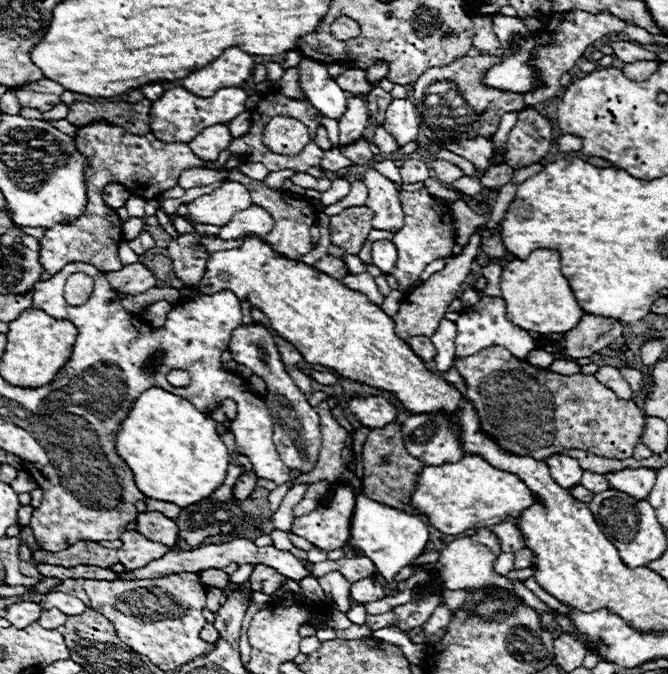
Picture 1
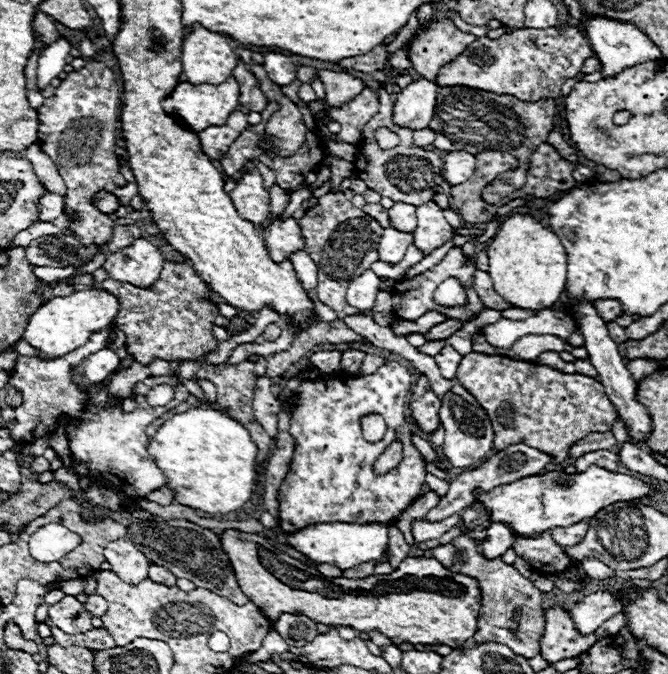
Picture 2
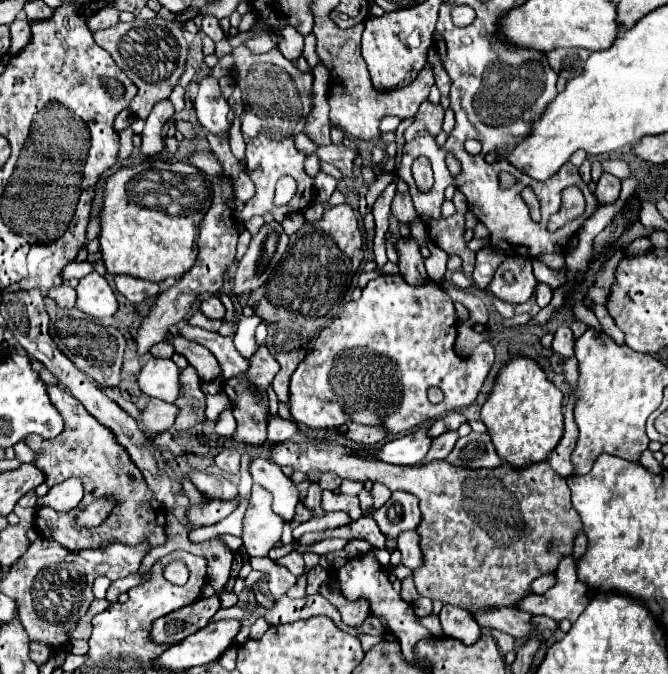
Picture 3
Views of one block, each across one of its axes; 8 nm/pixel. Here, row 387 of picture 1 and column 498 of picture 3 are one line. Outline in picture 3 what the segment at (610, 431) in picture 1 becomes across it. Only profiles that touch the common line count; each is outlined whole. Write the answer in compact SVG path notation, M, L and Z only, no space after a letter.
M290 442L290 450L286 448L286 444L272 444L268 452L270 462L278 466L290 466L304 474L312 470L330 470L340 478L382 482L390 490L406 490L414 494L420 500L422 522L416 530L420 534L420 548L424 554L424 564L414 570L416 588L420 596L442 600L444 604L462 606L470 612L488 606L516 606L522 596L530 594L532 580L542 574L554 572L560 558L572 552L574 538L582 528L580 516L570 504L570 488L566 484L566 478L558 476L548 462L534 462L518 470L514 470L514 466L506 466L506 462L492 470L454 468L454 464L448 464L446 460L432 460L422 466L394 466L386 462L368 462L356 458L336 444L322 446L310 442Z

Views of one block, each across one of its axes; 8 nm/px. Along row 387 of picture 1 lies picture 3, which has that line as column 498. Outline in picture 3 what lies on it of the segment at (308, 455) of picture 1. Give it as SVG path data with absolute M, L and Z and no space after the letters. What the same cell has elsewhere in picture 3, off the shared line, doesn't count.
M508 256L494 272L488 290L506 302L520 304L532 296L536 284L538 282L532 272L532 260L520 256Z

